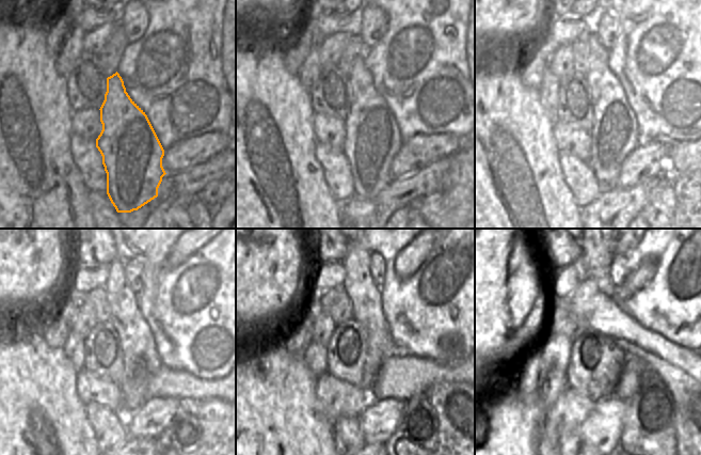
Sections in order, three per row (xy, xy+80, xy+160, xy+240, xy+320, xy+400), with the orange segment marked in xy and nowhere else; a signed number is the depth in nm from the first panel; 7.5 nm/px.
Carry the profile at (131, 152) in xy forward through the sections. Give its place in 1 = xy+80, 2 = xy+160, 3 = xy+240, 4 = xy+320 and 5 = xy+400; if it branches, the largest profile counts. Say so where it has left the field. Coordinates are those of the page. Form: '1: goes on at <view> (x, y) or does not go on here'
1: goes on at xy+80 (372, 139)
2: goes on at xy+160 (615, 134)
3: goes on at xy+240 (141, 362)
4: goes on at xy+320 (365, 298)
5: goes on at xy+400 (596, 256)

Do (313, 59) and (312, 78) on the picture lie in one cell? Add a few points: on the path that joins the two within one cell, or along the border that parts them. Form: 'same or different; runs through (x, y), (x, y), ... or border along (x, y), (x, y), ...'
same; runs through (312, 63), (312, 74)

